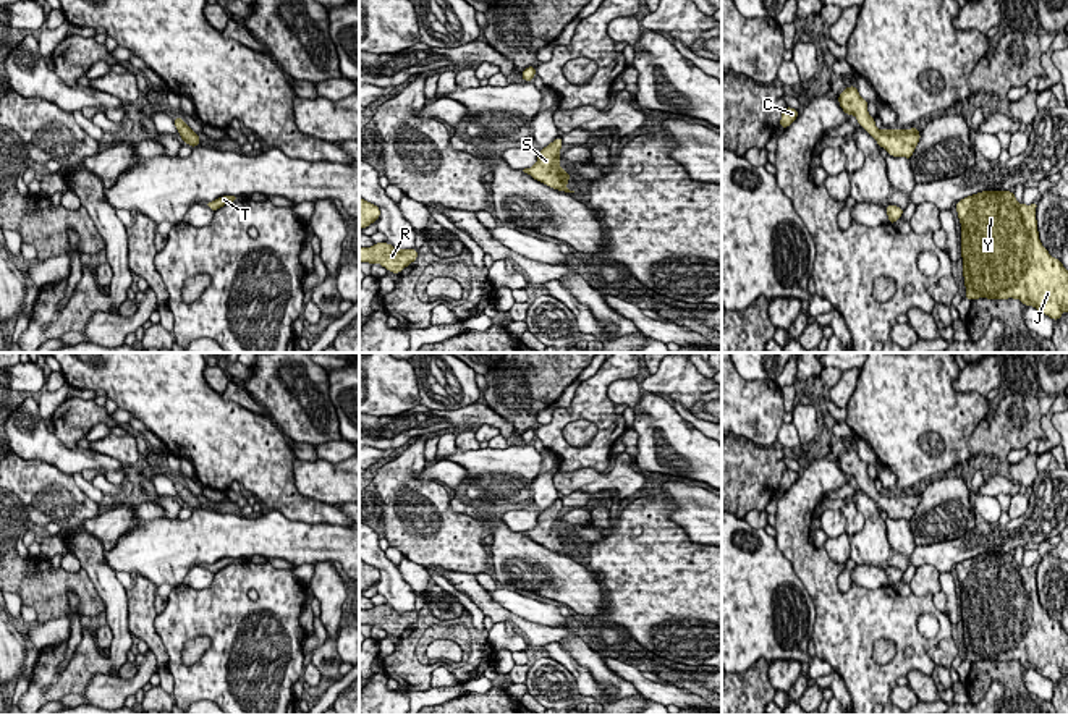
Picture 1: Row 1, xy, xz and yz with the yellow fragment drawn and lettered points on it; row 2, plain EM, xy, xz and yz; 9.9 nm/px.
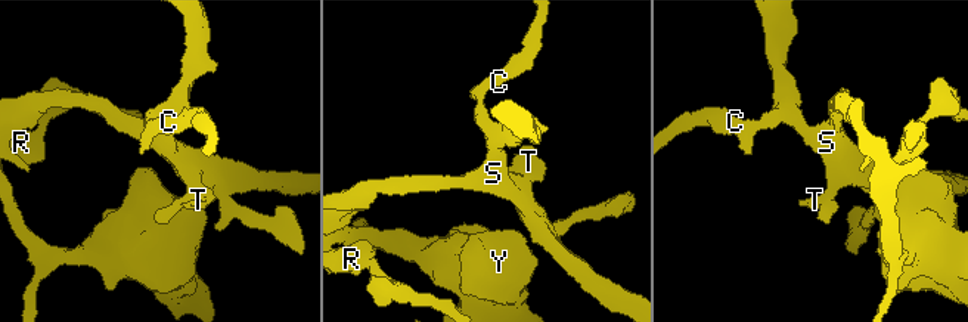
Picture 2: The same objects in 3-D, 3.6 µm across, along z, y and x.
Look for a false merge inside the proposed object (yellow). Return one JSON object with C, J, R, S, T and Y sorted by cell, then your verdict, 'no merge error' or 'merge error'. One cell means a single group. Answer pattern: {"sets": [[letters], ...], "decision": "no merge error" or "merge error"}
{"sets": [["C", "J", "R", "S", "T", "Y"]], "decision": "no merge error"}

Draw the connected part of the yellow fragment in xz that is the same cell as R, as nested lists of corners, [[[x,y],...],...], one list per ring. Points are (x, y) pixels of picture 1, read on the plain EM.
[[[388,605],[359,610],[359,624],[380,626],[388,634],[400,636],[417,621],[417,611],[395,611]]]

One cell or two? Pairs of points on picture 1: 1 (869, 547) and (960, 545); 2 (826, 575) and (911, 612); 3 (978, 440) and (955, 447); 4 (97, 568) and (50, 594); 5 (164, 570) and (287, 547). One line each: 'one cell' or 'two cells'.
1: one cell
2: one cell
3: two cells
4: two cells
5: one cell

